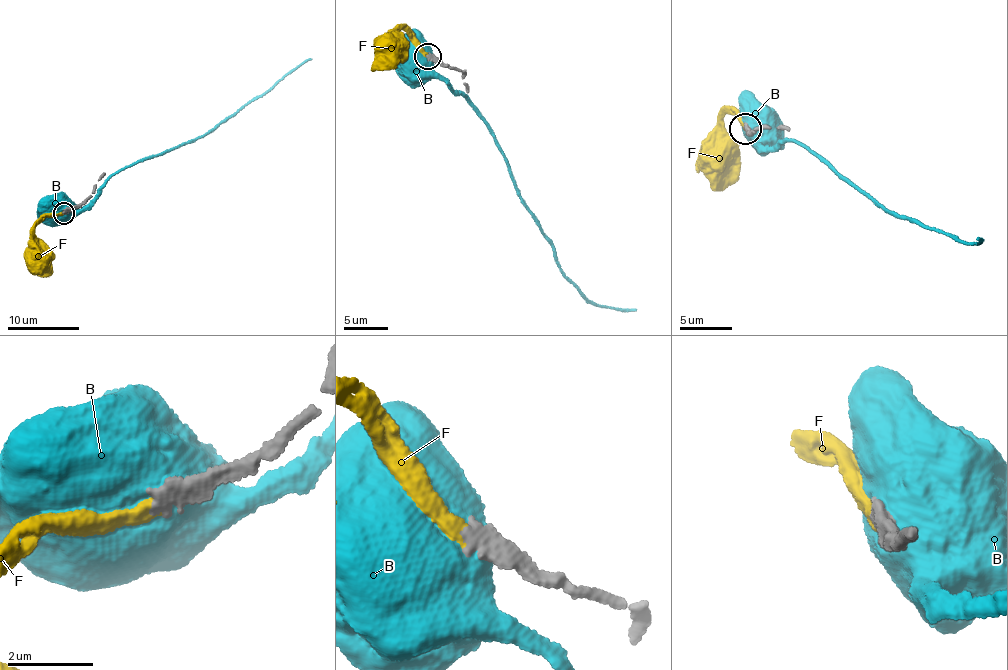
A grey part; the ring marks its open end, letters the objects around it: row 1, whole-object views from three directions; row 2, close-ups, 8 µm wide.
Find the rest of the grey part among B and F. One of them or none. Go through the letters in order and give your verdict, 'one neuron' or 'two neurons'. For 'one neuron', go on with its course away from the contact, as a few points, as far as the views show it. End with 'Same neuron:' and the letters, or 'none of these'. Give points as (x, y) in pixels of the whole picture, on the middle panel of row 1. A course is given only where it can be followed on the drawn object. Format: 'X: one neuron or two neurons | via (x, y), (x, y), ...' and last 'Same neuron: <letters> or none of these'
B: two neurons
F: one neuron | via (427, 56), (401, 28), (387, 44), (390, 47)
Same neuron: F

